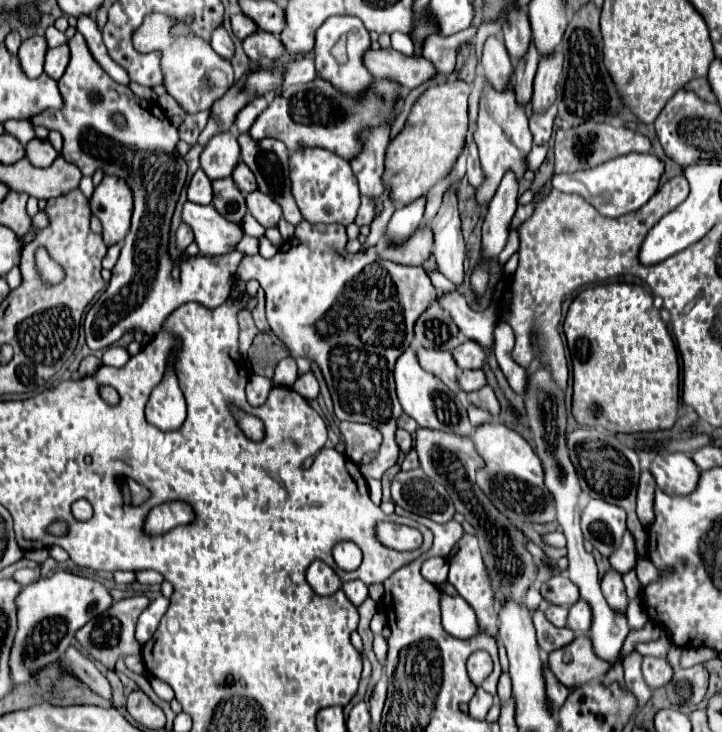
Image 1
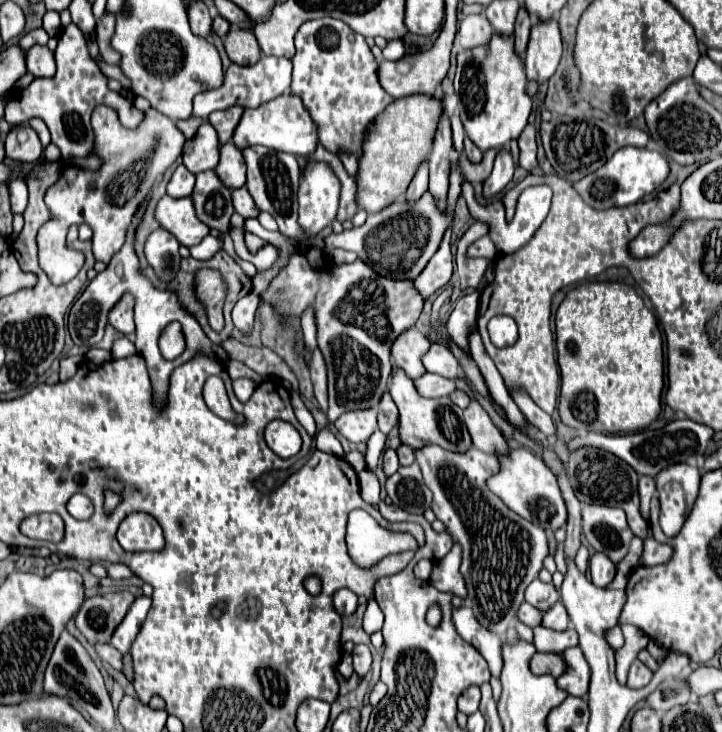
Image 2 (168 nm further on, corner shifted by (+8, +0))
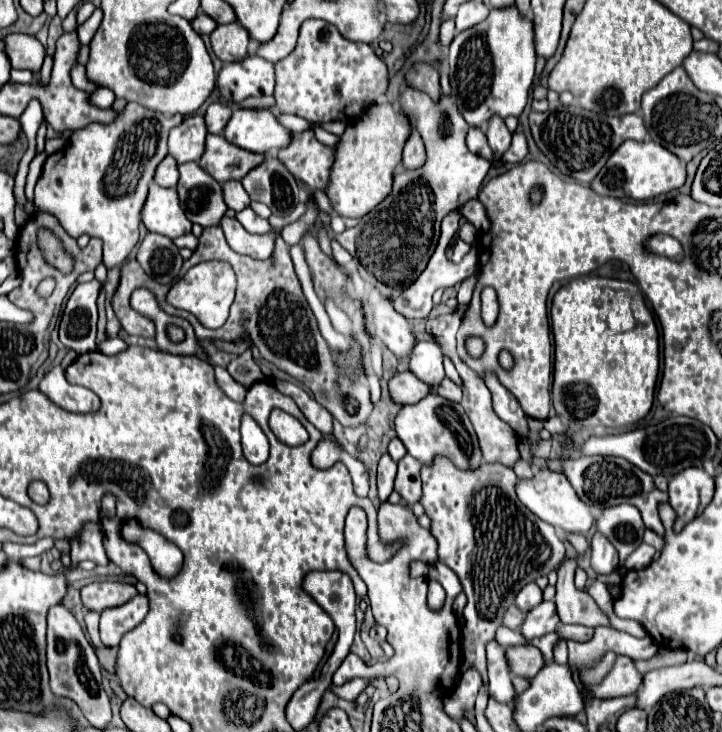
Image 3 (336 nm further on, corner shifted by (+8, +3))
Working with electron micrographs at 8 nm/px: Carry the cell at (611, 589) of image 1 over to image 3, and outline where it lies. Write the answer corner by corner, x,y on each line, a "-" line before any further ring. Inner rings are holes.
594,534
592,538
590,566
596,574
612,574
618,568
618,552
602,534

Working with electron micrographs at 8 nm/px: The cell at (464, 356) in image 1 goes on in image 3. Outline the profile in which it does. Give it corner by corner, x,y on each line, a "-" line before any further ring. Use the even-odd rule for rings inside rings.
418,342
410,356
410,370
432,388
438,388
446,376
442,360
442,348
436,342

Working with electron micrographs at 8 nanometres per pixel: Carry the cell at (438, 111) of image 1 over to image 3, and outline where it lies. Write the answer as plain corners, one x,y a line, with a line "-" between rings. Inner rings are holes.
390,102
374,104
346,128
338,144
328,186
328,198
340,216
362,218
392,192
394,170
402,164
402,150
410,138
410,128
412,120
404,112
396,112

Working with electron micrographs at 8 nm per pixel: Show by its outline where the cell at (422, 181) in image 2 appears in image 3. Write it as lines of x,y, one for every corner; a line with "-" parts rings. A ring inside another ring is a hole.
412,130
406,146
404,146
404,158
402,158
402,166
404,168
420,168
420,164
424,162
424,142
420,140
420,134
416,130

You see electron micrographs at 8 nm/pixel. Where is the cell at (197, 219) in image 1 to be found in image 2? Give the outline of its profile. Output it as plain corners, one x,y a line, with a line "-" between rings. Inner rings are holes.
164,195
156,205
154,219
160,223
162,229
170,231
184,247
200,243
210,231
208,227
204,227
204,223
200,223
200,219
196,219
190,197
174,199
170,195

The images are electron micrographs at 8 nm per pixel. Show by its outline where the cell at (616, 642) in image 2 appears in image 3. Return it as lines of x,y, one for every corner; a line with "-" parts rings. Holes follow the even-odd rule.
566,558
558,568
556,606
562,624
582,624
590,628
610,626
608,616
596,606
592,596
574,586
576,558

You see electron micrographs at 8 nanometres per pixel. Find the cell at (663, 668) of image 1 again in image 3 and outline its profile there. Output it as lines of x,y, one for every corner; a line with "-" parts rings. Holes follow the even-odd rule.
618,656
610,674
598,684
588,686
596,698
614,698
614,696
628,696
636,694
640,688
642,674
636,670
634,662
628,656

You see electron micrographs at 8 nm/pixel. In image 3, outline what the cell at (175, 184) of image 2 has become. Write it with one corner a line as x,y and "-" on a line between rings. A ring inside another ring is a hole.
166,156
154,176
156,184
164,186
164,188
176,188
176,180
178,180
178,164
176,160
172,160
172,156

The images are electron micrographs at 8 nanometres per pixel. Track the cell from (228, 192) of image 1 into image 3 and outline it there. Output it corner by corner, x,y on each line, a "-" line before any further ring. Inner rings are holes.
196,162
180,164
178,170
180,180
176,190
188,220
204,228
220,224
222,216
228,210
228,206
224,204
222,184
208,176
208,172
204,172

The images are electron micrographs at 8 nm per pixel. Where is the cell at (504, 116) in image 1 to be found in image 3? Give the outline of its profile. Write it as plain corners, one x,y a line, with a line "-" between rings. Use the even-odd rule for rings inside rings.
514,6
490,10
488,18
454,36
448,54
450,86
456,96
458,112
472,128
486,128
492,116
508,118
524,112
534,80
534,30
528,18
522,18

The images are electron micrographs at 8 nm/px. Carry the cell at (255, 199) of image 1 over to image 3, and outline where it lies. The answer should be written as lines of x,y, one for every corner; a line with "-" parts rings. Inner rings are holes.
230,180
224,184
224,200
226,200
228,208
232,208
236,212
248,208
252,202
248,192
242,188
242,182
236,182
236,180

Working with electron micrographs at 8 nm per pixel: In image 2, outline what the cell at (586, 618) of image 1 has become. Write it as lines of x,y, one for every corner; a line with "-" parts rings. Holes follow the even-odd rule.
562,603
552,605
544,615
542,615
542,627
554,629
554,631
564,631
568,629
568,613

